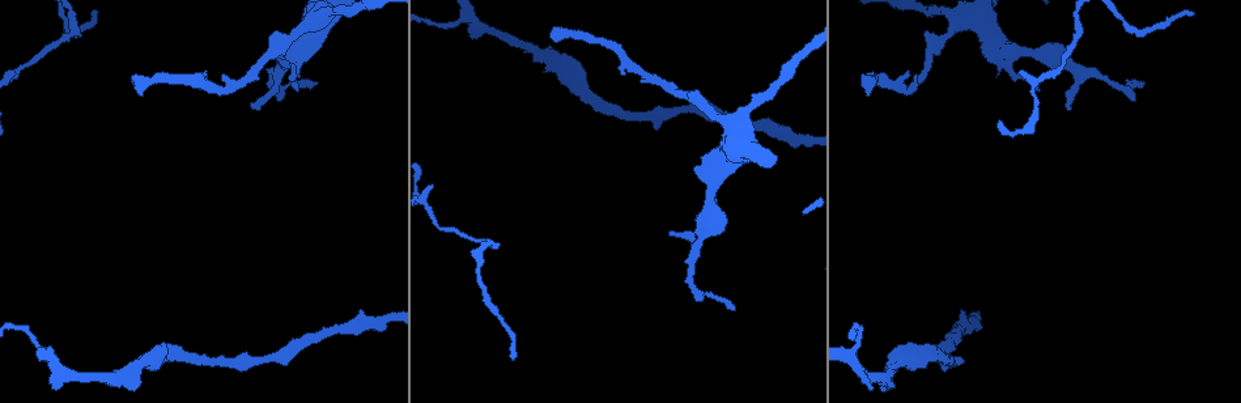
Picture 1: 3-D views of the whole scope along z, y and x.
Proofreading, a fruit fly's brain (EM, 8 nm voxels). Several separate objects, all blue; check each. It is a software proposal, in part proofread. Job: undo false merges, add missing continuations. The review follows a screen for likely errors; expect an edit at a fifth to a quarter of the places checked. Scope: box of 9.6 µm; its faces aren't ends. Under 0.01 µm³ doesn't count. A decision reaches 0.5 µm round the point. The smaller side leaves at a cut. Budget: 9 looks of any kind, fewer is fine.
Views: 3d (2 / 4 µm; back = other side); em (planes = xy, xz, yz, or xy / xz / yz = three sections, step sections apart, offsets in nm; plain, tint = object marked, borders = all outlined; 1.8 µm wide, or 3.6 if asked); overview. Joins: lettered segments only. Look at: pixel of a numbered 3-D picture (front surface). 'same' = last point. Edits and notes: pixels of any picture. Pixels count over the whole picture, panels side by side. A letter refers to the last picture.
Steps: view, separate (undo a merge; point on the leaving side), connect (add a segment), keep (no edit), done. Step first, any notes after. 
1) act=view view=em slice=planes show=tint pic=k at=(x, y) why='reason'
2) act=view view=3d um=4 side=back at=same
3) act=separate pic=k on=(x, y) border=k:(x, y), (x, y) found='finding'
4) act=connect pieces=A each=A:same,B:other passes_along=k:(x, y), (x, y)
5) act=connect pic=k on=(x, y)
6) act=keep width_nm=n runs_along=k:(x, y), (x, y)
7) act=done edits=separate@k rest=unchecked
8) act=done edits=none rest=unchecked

act=view view=3d um=2 side=back pic=1 at=(670, 234) why='branch stops here'

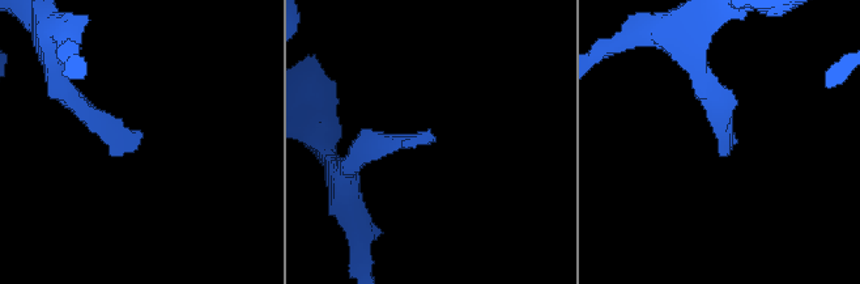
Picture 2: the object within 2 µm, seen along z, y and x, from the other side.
act=view view=em slice=xy step=8 show=borders pic=2 at=(722, 147) why='need the tissue'

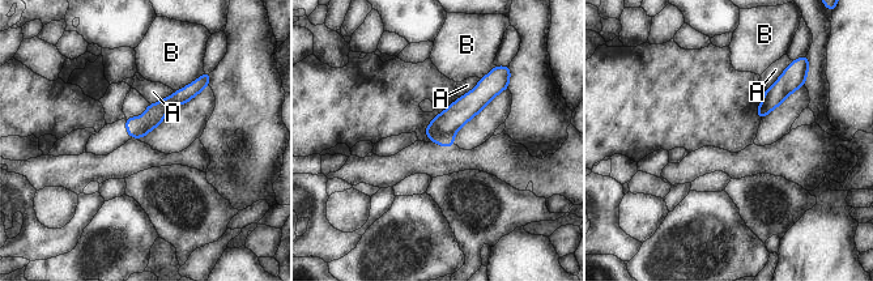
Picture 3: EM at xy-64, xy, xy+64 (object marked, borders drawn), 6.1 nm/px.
act=keep each=A:other,B:other runs_along=3:(201, 84), (167, 102), (132, 133) found='no lettered segment goes on from it'

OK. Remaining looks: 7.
act=view view=em slice=planes show=tint pic=1 at=(493, 243) why='sharp bend'

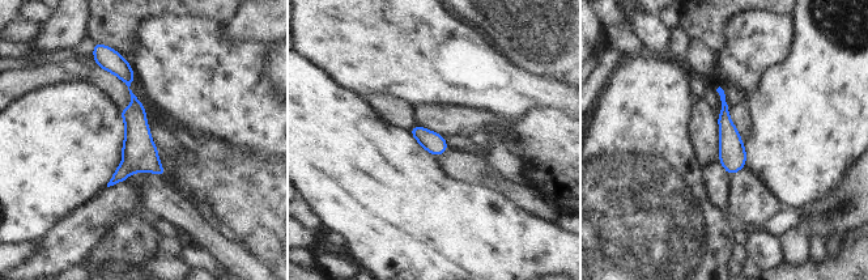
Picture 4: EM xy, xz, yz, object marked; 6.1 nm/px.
act=view view=em slice=planes show=borders at=same why='see the neighbours'

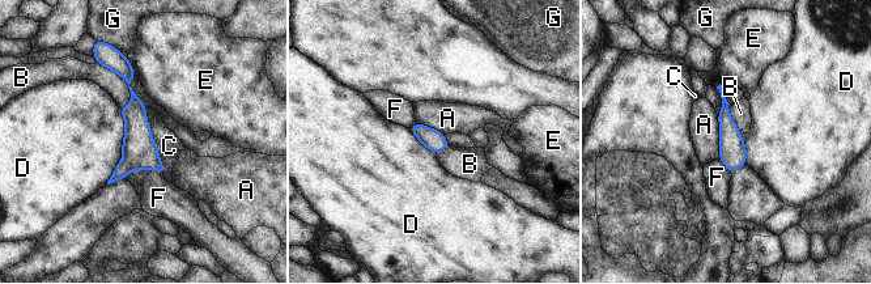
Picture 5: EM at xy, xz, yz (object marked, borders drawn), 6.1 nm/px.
act=keep width_nm=130 each=A:other,B:other,C:other,D:other,E:other,F:other,G:other found='all the same cell'

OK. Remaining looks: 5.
act=view view=3d um=4 pic=1 at=(868, 96) why='end of a long branch'

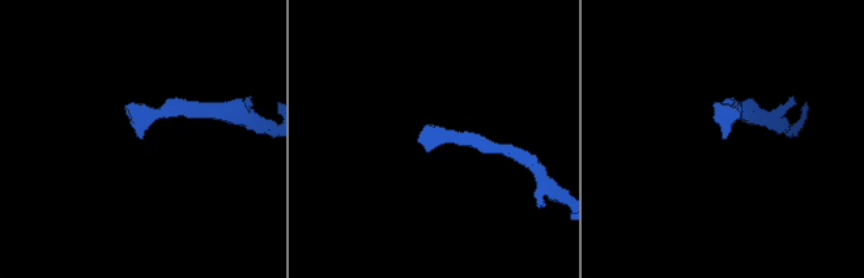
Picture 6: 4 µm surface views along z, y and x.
act=view view=em slice=xz step=4 show=tint pic=6 at=(432, 134)

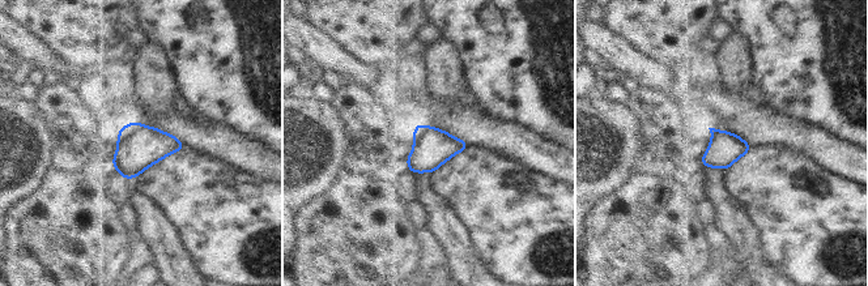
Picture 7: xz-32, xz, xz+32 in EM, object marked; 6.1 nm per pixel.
act=view view=em slice=planes show=borders at=same why='another direction'

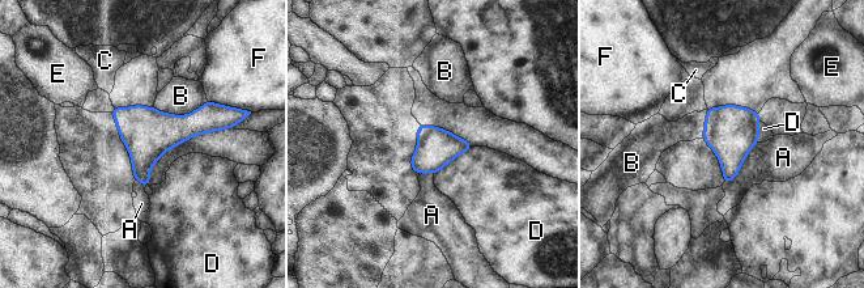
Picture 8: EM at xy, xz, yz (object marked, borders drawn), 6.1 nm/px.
act=keep each=A:other,B:other,C:other,D:other,E:other,F:other border=8:(472, 145), (434, 174) found='none of them fits'

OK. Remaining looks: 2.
act=view view=em slice=planes show=borders pic=1 at=(873, 388) why='branch stops here'

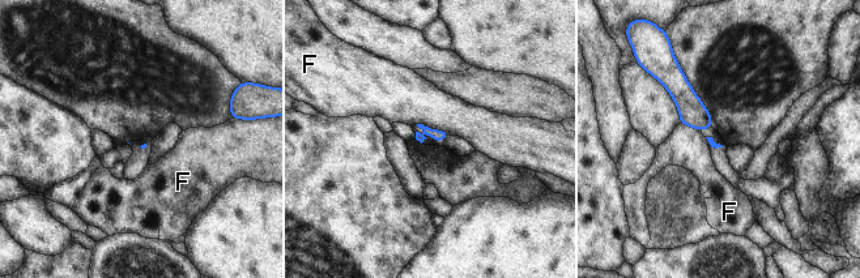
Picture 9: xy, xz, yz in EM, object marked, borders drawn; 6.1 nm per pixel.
act=keep each=F:other border=9:(680, 123), (697, 128), (701, 132) found='no lettered segment goes on from it'

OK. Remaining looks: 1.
act=done edits=none rest=unchecked

